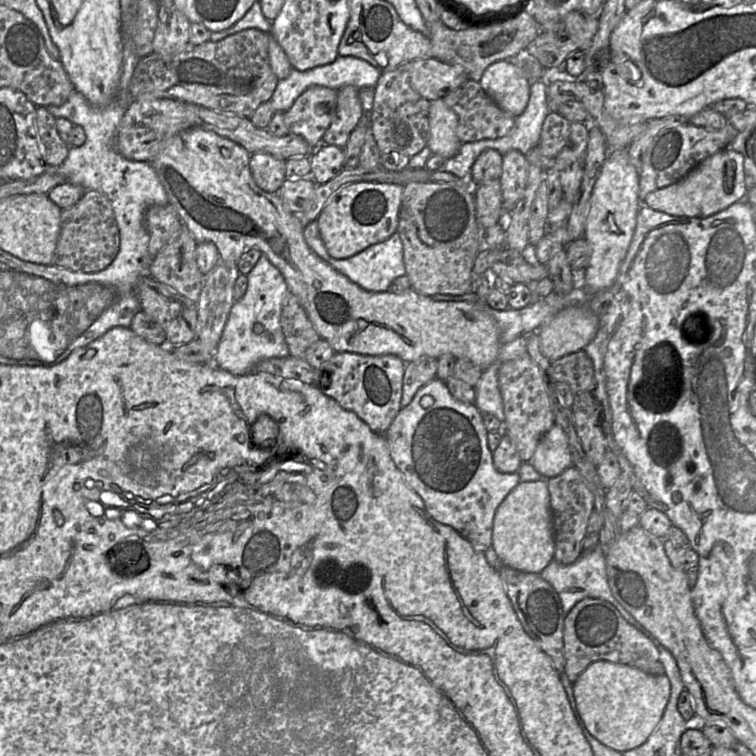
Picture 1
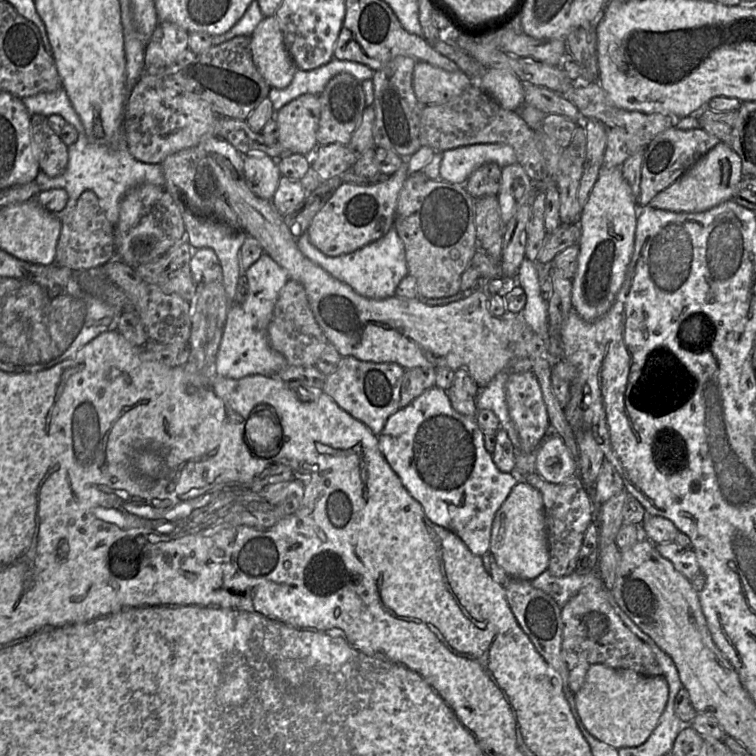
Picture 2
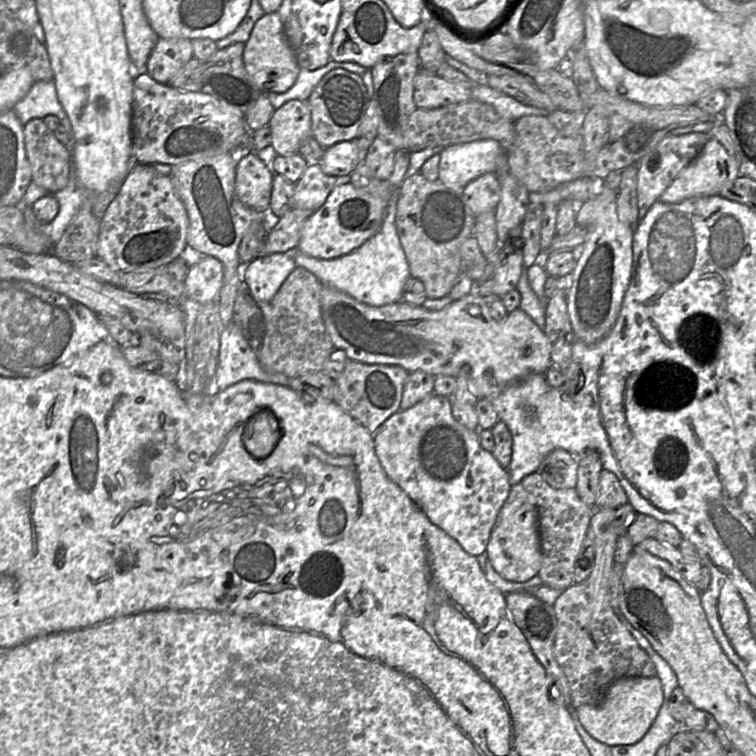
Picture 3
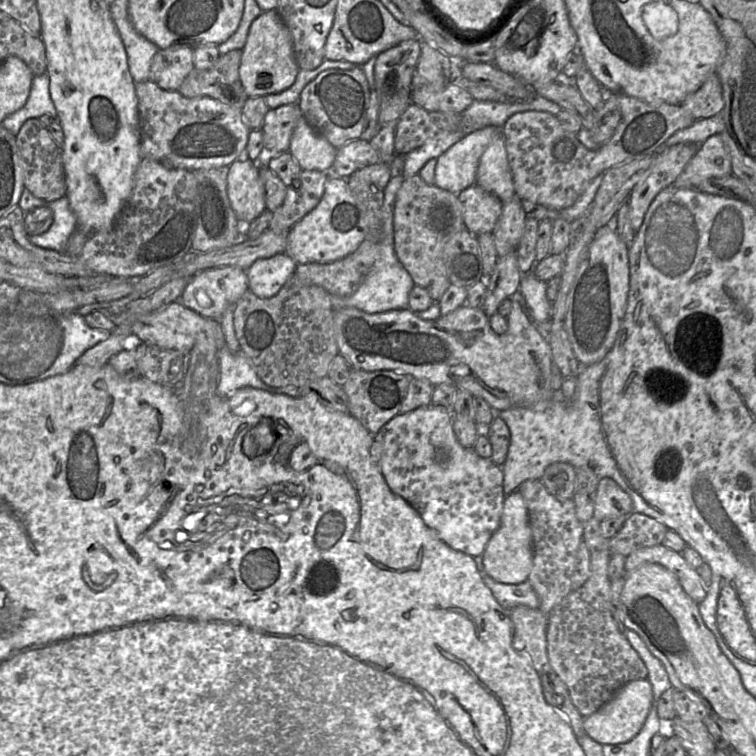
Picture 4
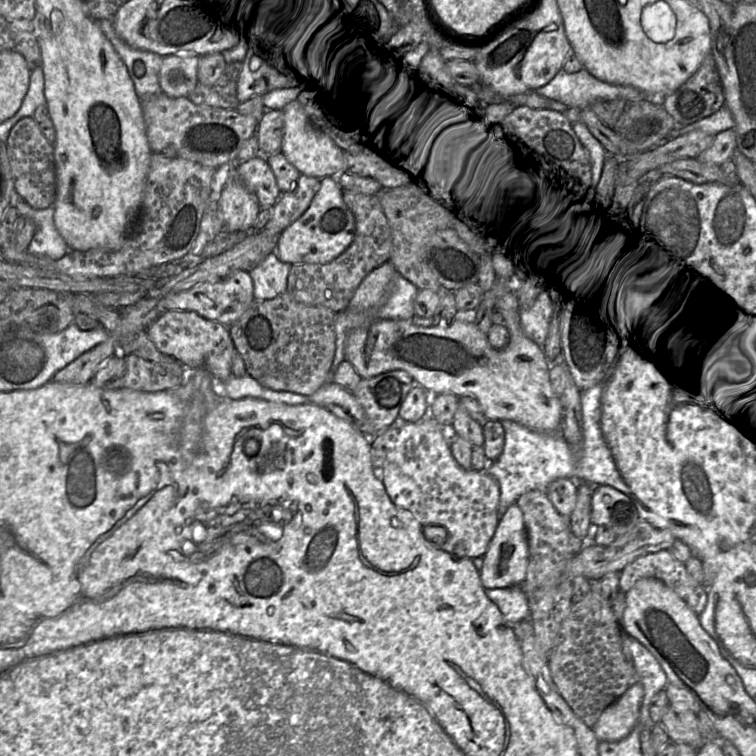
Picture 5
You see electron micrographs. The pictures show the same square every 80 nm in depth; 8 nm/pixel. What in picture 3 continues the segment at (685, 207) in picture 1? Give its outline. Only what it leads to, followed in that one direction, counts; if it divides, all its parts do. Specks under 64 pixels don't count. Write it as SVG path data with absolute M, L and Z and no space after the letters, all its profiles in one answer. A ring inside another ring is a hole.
M710 137L699 155L680 172L659 200L675 204L689 198L719 195L720 191L738 176L737 160L728 154L720 142Z

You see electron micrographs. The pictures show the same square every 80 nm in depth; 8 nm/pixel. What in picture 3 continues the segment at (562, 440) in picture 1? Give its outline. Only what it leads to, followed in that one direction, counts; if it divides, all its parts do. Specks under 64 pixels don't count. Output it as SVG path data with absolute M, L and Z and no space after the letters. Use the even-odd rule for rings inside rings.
M563 449L550 452L541 462L538 472L554 489L575 488L577 483L578 457Z

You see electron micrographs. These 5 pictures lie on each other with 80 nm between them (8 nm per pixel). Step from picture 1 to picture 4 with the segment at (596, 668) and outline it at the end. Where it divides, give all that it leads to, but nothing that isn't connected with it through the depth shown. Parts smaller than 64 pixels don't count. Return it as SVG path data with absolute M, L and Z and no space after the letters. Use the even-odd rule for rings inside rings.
M648 679L631 681L617 691L613 698L597 712L584 717L585 732L601 745L629 742L641 731L652 706L653 691Z

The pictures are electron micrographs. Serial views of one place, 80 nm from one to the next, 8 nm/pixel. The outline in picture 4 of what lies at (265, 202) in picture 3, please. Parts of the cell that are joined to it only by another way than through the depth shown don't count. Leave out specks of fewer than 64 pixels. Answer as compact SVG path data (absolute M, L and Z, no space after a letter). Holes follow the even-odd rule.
M234 161L228 169L227 194L238 220L251 223L266 210L265 187L254 161Z

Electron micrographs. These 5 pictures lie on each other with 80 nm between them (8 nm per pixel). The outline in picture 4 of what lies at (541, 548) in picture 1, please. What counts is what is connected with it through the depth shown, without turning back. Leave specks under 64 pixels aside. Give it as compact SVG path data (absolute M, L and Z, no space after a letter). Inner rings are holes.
M519 490L505 497L500 525L482 554L486 573L503 584L526 582L533 565L533 540L528 510Z

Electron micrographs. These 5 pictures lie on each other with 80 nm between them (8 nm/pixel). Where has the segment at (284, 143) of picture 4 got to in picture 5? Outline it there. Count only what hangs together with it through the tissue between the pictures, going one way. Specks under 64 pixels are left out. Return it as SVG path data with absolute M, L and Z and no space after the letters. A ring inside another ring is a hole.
M267 110L258 123L255 135L263 154L281 153L284 136L283 110Z

